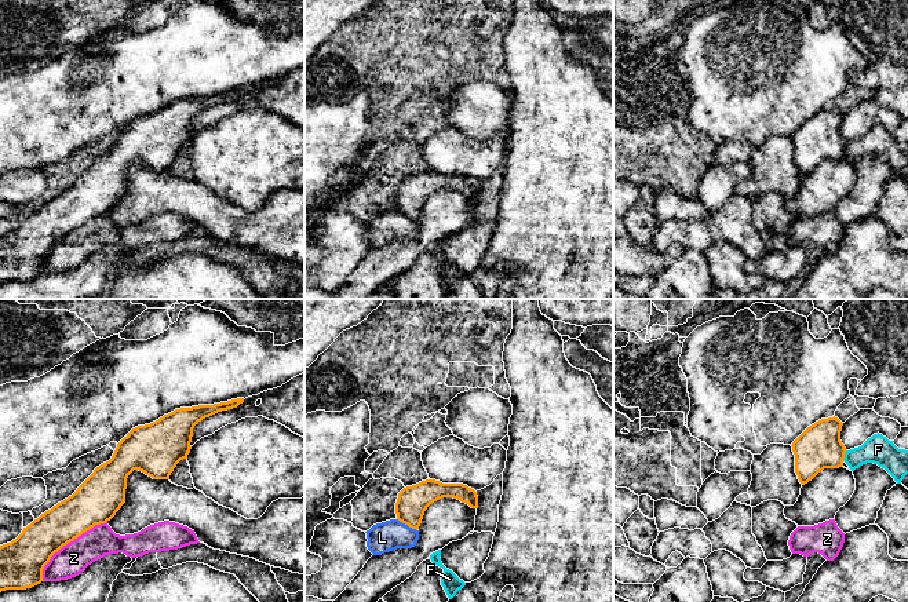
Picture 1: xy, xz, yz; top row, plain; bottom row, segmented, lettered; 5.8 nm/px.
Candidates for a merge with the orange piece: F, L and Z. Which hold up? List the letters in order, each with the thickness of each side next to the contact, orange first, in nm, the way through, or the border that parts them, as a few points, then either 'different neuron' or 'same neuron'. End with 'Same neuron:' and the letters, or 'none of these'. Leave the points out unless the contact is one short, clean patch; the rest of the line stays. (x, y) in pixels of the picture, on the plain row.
F: calibres 260 and 170 nm; border yz (846, 142), (842, 152); different neuron
L: calibres 180 and 180 nm; different neuron
Z: calibres 240 and 180 nm; different neuron
Same neuron: none of these

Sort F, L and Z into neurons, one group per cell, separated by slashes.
F L / Z

